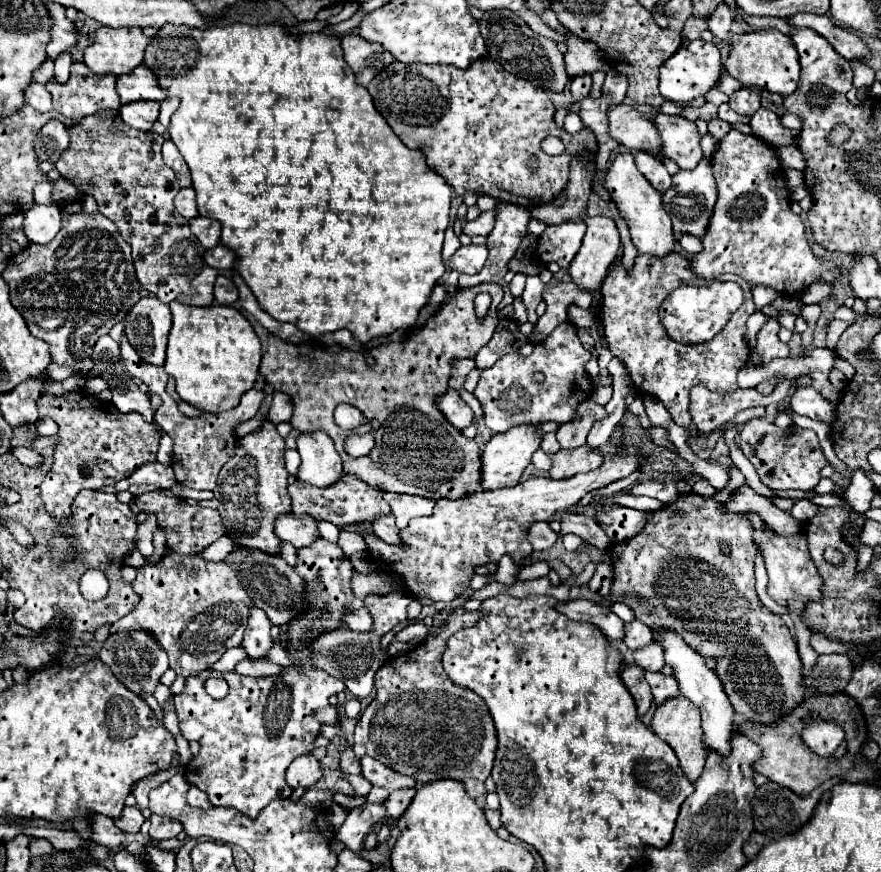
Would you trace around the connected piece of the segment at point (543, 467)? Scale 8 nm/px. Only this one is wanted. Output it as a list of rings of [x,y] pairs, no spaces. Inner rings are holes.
[[[539,448],[532,457],[532,463],[534,466],[541,471],[548,472],[552,467],[552,461],[549,456],[541,449]]]

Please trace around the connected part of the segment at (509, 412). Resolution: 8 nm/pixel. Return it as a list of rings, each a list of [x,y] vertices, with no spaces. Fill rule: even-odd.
[[[561,323],[545,341],[541,341],[541,345],[535,343],[535,349],[533,349],[533,353],[529,357],[521,357],[521,355],[501,357],[491,369],[481,371],[477,389],[473,391],[473,395],[481,403],[485,425],[493,433],[501,433],[501,431],[507,431],[507,429],[511,429],[513,425],[519,425],[519,423],[535,423],[537,425],[537,423],[553,421],[553,423],[561,425],[561,423],[571,421],[575,417],[575,413],[577,413],[577,405],[581,401],[585,401],[593,391],[591,379],[585,373],[585,363],[589,359],[591,359],[591,353],[581,345],[581,341],[577,337],[577,329],[571,323]],[[535,373],[543,373],[545,381],[537,383],[533,379]]]

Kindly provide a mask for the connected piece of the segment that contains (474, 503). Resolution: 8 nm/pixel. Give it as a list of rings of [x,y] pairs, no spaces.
[[[621,445],[615,453],[605,455],[605,461],[595,471],[575,475],[571,479],[543,479],[533,477],[511,489],[483,491],[465,499],[449,501],[439,499],[431,517],[419,517],[409,523],[401,533],[407,547],[385,545],[375,535],[365,535],[367,551],[375,557],[381,567],[389,567],[391,573],[399,575],[407,591],[417,599],[433,601],[453,601],[465,595],[475,569],[487,563],[499,563],[503,555],[509,555],[517,565],[521,565],[533,547],[527,539],[527,531],[537,521],[549,521],[555,511],[565,511],[581,501],[583,495],[607,487],[613,481],[629,477],[649,459],[643,447]]]

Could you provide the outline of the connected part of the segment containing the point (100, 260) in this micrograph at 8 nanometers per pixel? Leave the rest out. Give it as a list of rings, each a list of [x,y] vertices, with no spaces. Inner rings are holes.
[[[69,203],[61,209],[63,225],[57,237],[47,245],[29,245],[19,255],[9,259],[9,267],[1,273],[9,285],[11,303],[23,315],[33,337],[45,341],[51,349],[51,357],[57,365],[73,369],[73,373],[93,371],[93,345],[101,335],[123,321],[129,309],[141,299],[141,285],[135,279],[135,267],[131,259],[131,247],[121,239],[115,223],[101,213],[87,213],[81,203]]]

